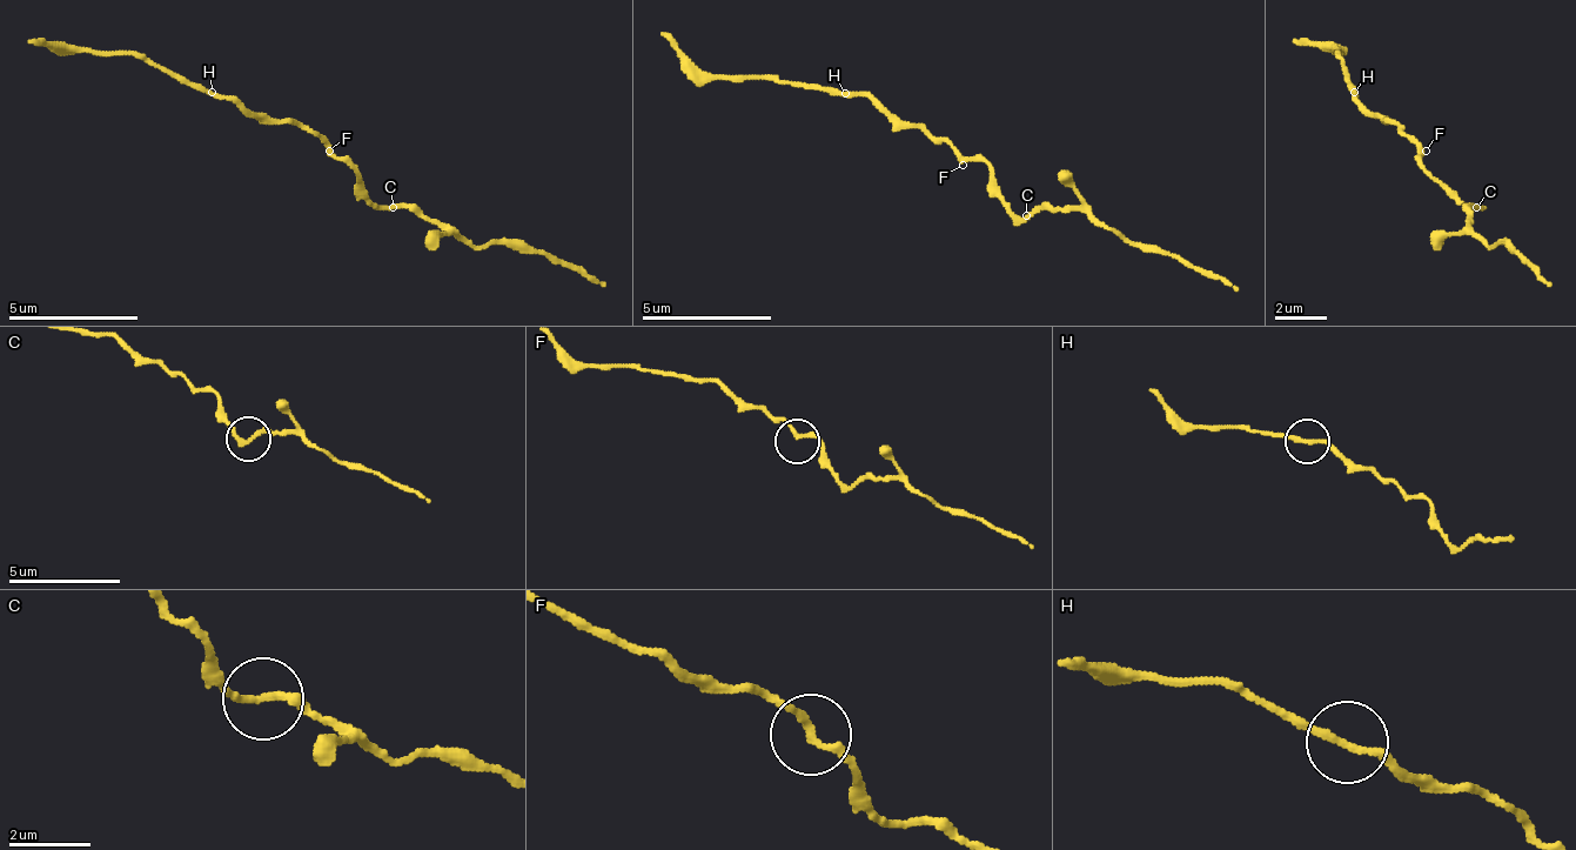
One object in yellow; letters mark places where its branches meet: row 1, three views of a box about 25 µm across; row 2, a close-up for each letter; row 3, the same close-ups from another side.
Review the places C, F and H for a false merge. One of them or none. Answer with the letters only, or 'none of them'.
none of them

